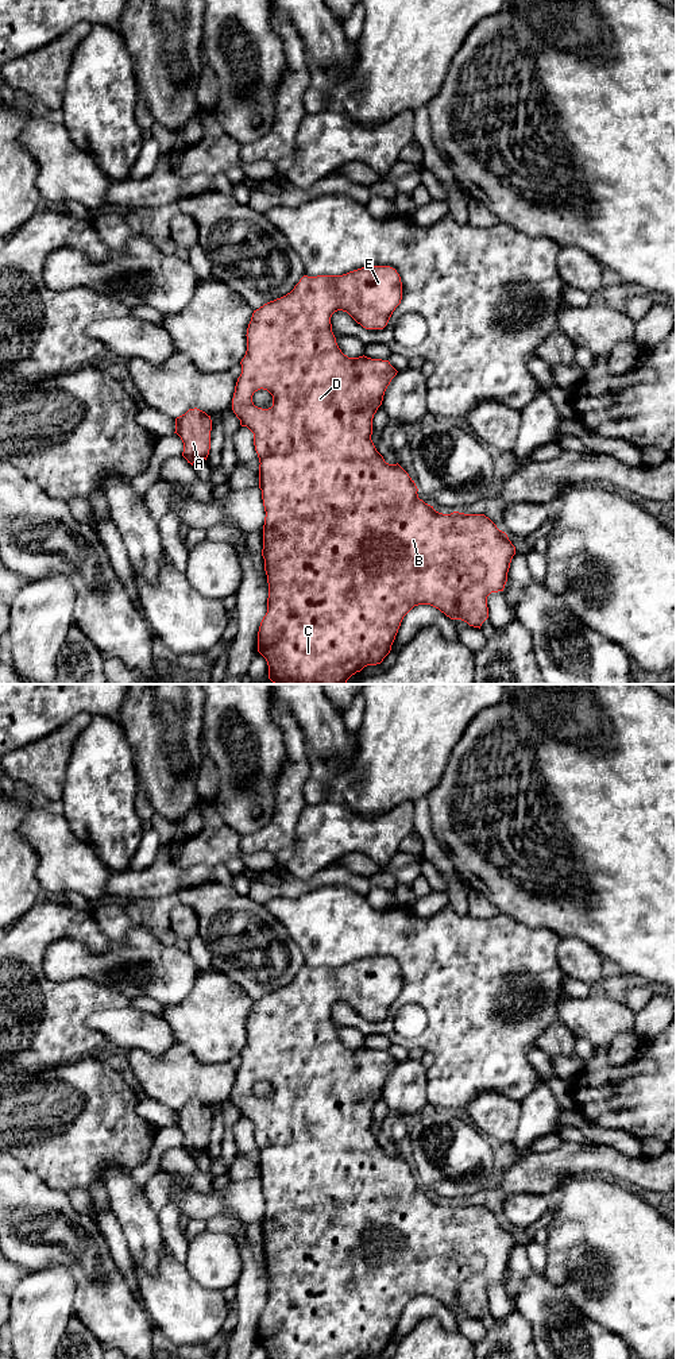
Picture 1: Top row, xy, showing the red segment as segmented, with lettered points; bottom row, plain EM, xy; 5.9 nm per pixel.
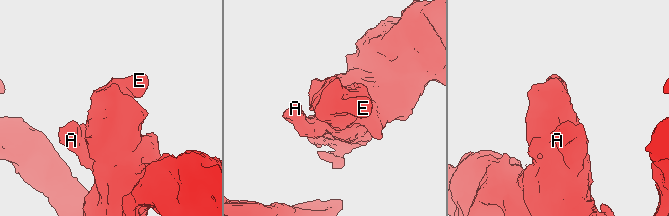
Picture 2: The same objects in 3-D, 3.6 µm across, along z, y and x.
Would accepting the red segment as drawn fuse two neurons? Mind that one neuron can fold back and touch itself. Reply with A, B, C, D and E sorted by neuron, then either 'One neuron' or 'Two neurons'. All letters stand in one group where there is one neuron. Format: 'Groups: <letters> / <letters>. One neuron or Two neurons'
Groups: A B C D E. One neuron

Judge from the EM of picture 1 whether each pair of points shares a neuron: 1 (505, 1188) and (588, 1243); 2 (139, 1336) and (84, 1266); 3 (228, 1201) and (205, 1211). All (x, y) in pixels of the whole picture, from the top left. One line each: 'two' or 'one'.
1: two
2: one
3: one

